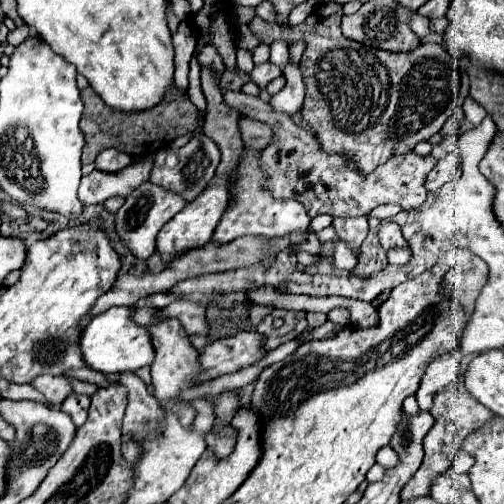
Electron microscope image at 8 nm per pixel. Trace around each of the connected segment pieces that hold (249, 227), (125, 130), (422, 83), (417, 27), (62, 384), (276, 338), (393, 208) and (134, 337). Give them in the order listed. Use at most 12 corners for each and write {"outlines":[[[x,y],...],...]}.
{"outlines":[[[258,153],[232,173],[228,205],[212,243],[306,231],[302,203],[274,199]],[[86,87],[82,165],[108,147],[146,157],[202,133],[176,87],[140,113],[112,111]],[[342,5],[260,43],[306,41],[302,119],[364,175],[454,115],[456,59],[340,31]],[[412,13],[408,25],[420,39],[430,33],[428,19]],[[40,375],[32,387],[46,395],[46,401],[60,407],[72,385],[66,377]],[[274,309],[256,325],[264,351],[306,329],[304,311]],[[380,205],[370,215],[382,221],[402,211],[398,205]],[[128,307],[90,321],[80,339],[86,367],[136,371],[154,361],[148,331]]]}

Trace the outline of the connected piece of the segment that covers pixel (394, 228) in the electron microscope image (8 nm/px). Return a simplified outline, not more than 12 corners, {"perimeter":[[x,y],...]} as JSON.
{"perimeter":[[396,223],[378,231],[384,251],[408,247]]}

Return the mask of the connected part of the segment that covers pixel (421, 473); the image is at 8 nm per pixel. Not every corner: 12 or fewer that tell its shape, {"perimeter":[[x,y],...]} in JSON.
{"perimeter":[[442,389],[424,461],[400,499],[428,495],[464,439],[492,419],[468,393]]}

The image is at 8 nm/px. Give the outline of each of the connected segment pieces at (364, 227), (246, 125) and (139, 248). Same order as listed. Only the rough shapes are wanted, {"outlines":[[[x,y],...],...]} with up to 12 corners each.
{"outlines":[[[336,217],[336,235],[352,249],[368,235],[368,217]],[[240,117],[244,147],[262,151],[270,145],[272,127]],[[150,181],[114,215],[126,249],[146,261],[186,201]]]}

